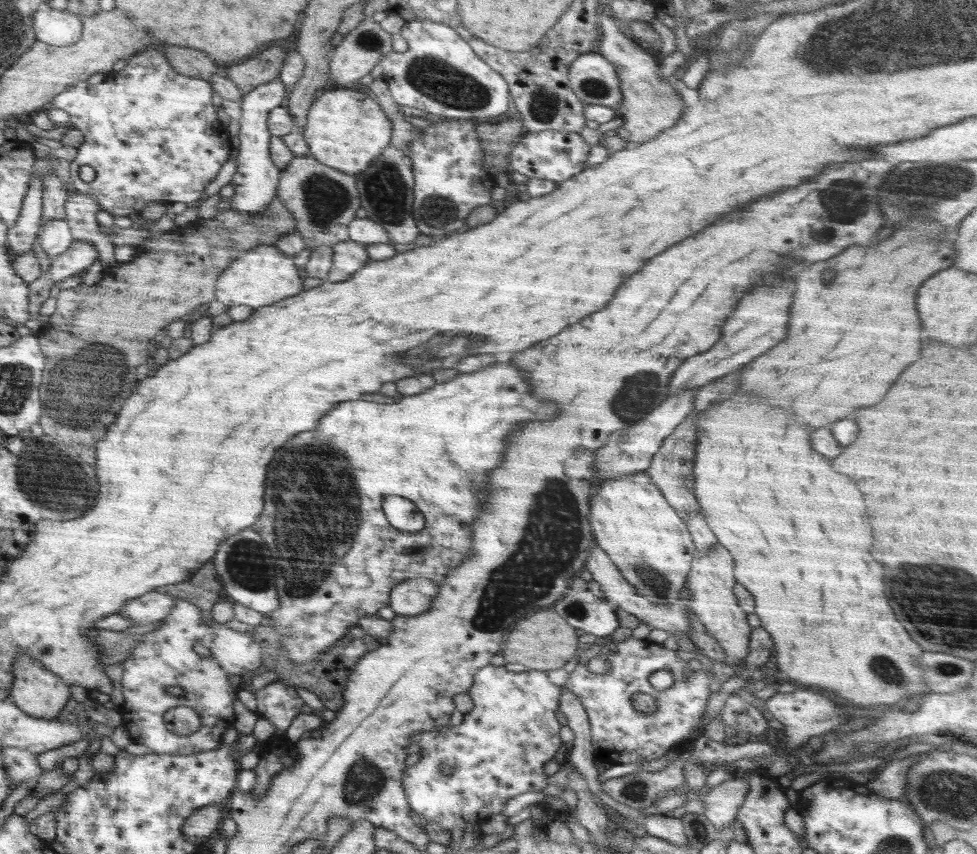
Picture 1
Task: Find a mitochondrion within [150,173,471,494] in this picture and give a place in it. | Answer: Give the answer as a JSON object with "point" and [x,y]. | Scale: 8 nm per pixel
{"point":[436,211]}

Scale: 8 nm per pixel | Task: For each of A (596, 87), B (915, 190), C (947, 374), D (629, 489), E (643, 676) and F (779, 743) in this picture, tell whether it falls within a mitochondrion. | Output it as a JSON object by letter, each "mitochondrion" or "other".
{"A":"mitochondrion","B":"mitochondrion","C":"other","D":"other","E":"other","F":"other"}

